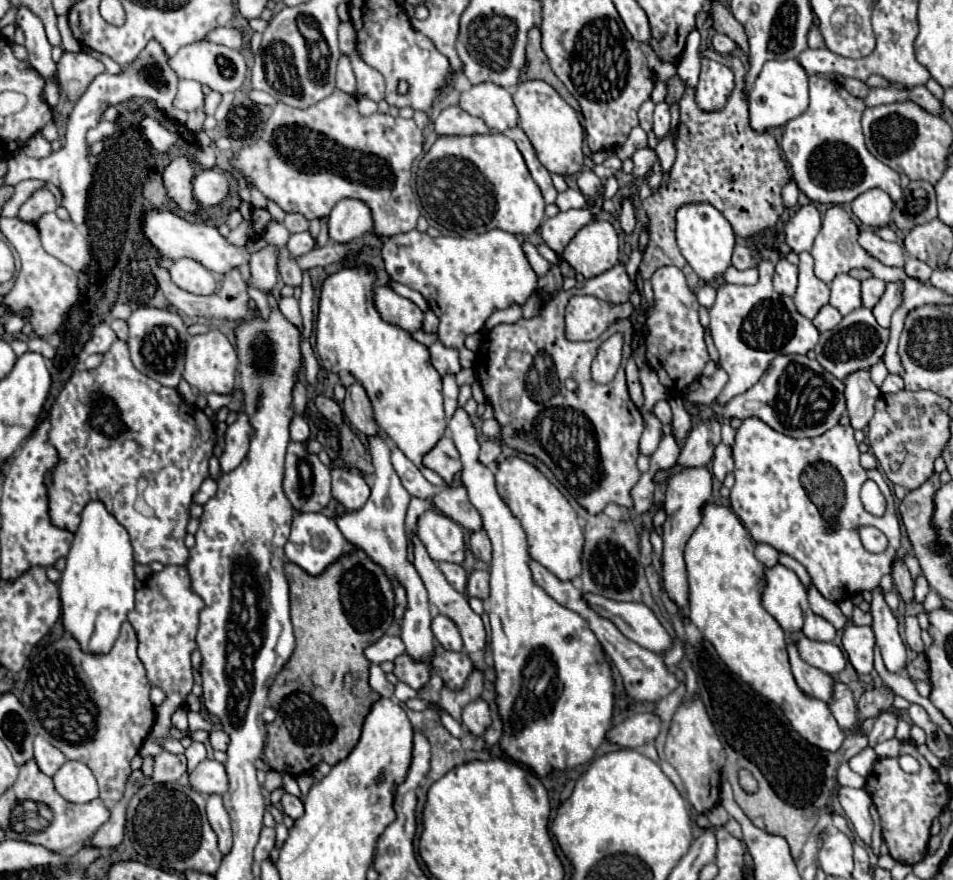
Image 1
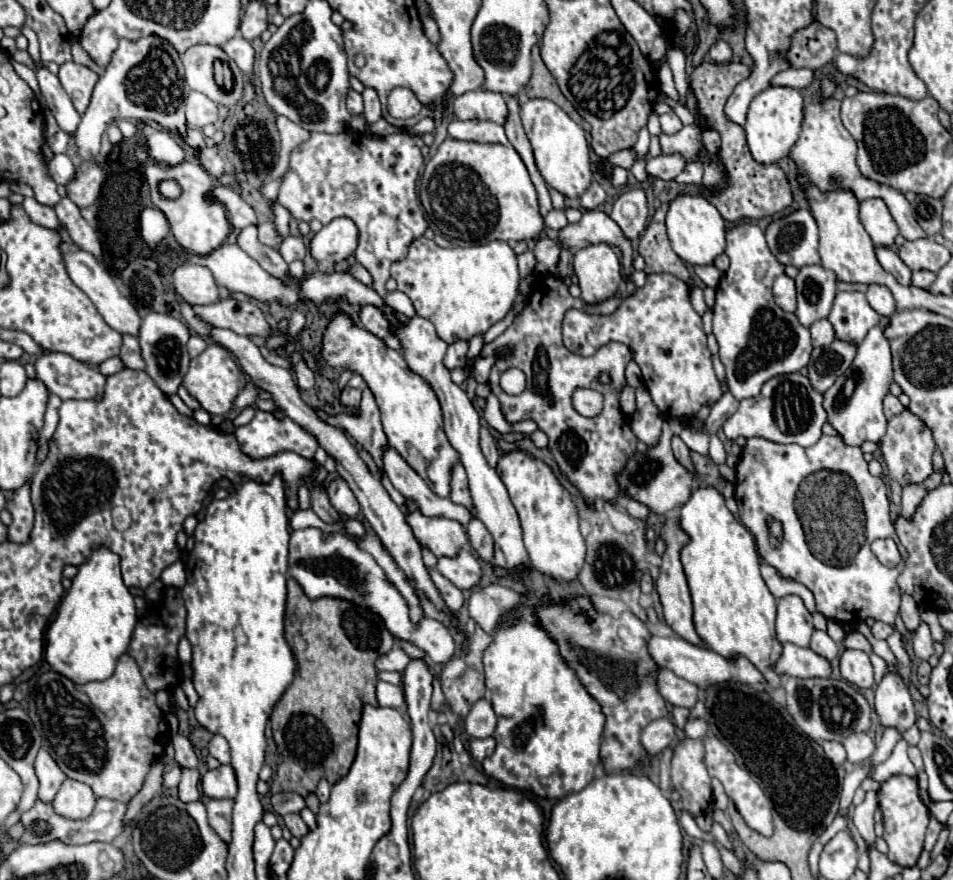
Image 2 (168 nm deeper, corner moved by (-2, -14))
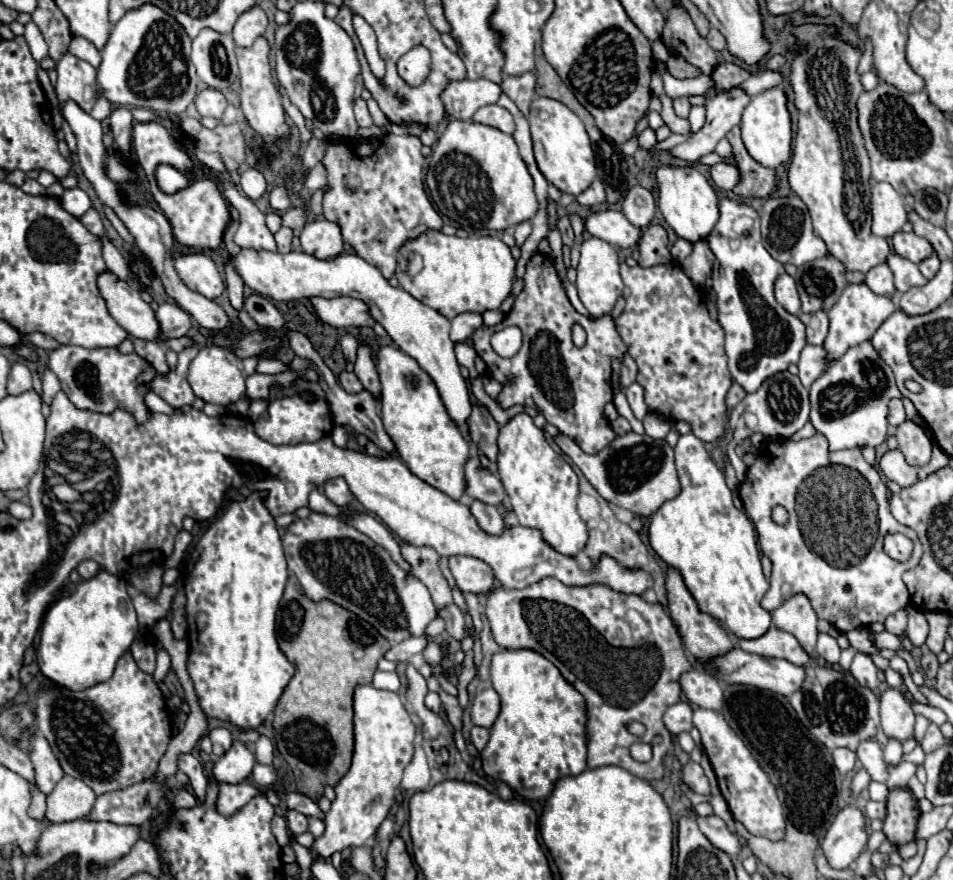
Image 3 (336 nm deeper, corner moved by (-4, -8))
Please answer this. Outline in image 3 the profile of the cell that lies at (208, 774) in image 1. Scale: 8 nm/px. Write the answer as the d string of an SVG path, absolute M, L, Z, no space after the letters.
M240 740L232 744L232 748L216 760L214 764L214 778L218 782L228 782L228 784L238 784L244 782L256 764L254 752Z

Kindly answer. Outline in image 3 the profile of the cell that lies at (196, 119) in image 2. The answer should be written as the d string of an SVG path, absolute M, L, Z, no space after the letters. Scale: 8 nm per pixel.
M204 88L196 96L196 108L198 108L200 116L212 116L212 118L220 120L226 106L228 106L228 102L226 102L226 98L224 98L224 94L220 90Z

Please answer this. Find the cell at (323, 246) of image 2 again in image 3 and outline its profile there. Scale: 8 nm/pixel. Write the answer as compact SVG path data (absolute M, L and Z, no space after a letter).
M314 220L302 230L302 250L320 260L334 258L342 252L340 226L328 220Z

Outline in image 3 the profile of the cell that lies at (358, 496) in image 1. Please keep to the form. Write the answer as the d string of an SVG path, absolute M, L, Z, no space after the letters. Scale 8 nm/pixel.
M334 478L334 480L328 480L324 484L324 494L338 506L348 506L352 502L352 492L348 490L348 484L344 482L344 478Z

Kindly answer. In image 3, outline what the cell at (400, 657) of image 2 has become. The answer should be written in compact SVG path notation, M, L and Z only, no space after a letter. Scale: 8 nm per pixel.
M424 636L420 638L408 638L404 642L398 642L394 644L386 654L384 658L386 660L392 660L392 662L408 662L414 654L420 654L424 648L426 648L428 640Z

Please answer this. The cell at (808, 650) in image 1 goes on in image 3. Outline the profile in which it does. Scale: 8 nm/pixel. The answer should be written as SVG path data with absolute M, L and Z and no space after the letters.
M776 626L768 628L768 634L762 634L760 638L740 638L736 640L738 648L742 648L744 652L750 654L760 654L764 658L784 658L796 666L806 666L812 656L808 656L802 646L798 644L798 640L794 640L792 634L784 632L784 630L776 630Z

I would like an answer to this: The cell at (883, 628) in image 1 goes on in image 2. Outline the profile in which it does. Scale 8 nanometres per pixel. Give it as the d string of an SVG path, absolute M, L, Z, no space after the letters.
M888 664L888 672L876 688L874 708L880 716L882 726L894 726L900 732L904 732L916 724L912 696L894 664Z

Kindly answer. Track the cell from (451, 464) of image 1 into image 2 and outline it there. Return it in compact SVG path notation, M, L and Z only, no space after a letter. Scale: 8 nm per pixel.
M456 464L456 466L452 468L450 500L456 502L456 504L466 506L468 510L472 510L472 500L470 500L470 492L468 492L468 480L466 480L466 472L464 472L462 464Z

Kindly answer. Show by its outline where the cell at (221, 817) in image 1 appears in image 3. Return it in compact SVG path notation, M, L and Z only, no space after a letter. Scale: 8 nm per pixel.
M240 782L240 784L220 784L220 796L218 796L218 812L230 816L236 810L240 810L252 796L258 794L258 788L252 786L250 782Z

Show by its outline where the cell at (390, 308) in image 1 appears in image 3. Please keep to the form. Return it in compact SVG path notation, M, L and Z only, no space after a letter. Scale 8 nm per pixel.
M338 296L338 298L308 298L312 308L316 310L318 318L334 328L348 328L348 326L374 326L368 306L350 296Z

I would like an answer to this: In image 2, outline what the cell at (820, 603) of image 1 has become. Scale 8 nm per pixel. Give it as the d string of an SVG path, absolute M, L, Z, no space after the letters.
M850 630L844 638L842 638L842 642L840 642L844 648L858 648L858 650L864 650L864 652L872 652L872 646L868 644L868 640L860 634L860 632L856 632L856 630Z

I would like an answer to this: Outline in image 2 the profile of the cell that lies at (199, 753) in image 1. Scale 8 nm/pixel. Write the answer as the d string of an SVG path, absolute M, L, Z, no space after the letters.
M182 768L182 780L178 784L178 788L180 788L180 800L182 802L200 800L198 782L200 782L200 770L198 768Z

